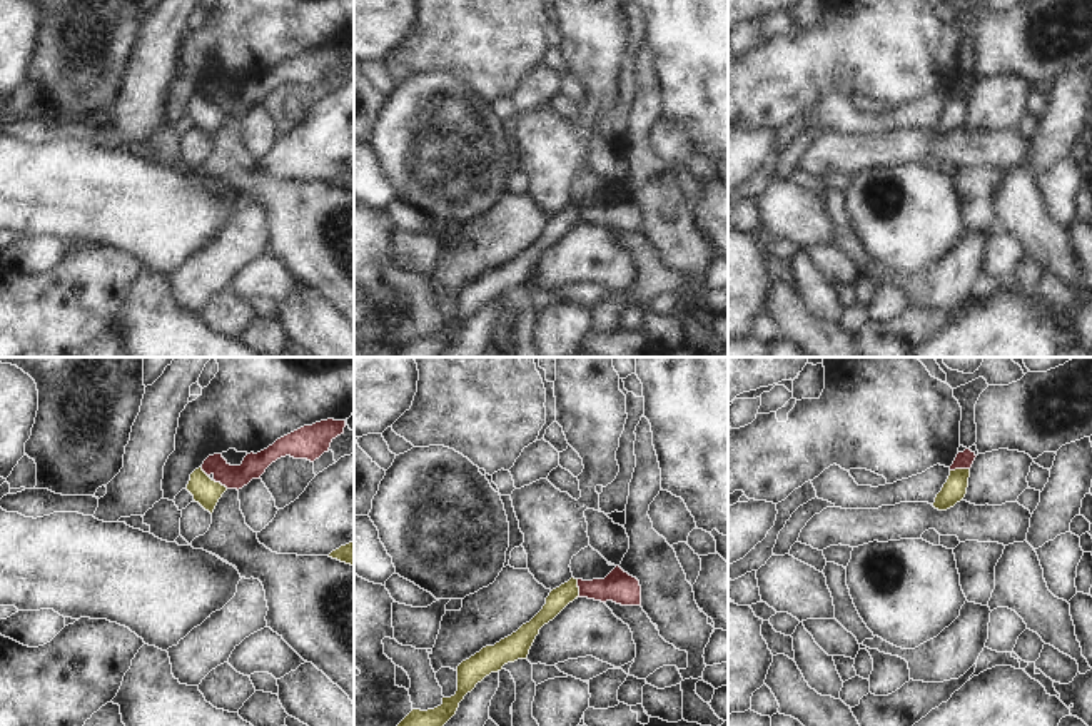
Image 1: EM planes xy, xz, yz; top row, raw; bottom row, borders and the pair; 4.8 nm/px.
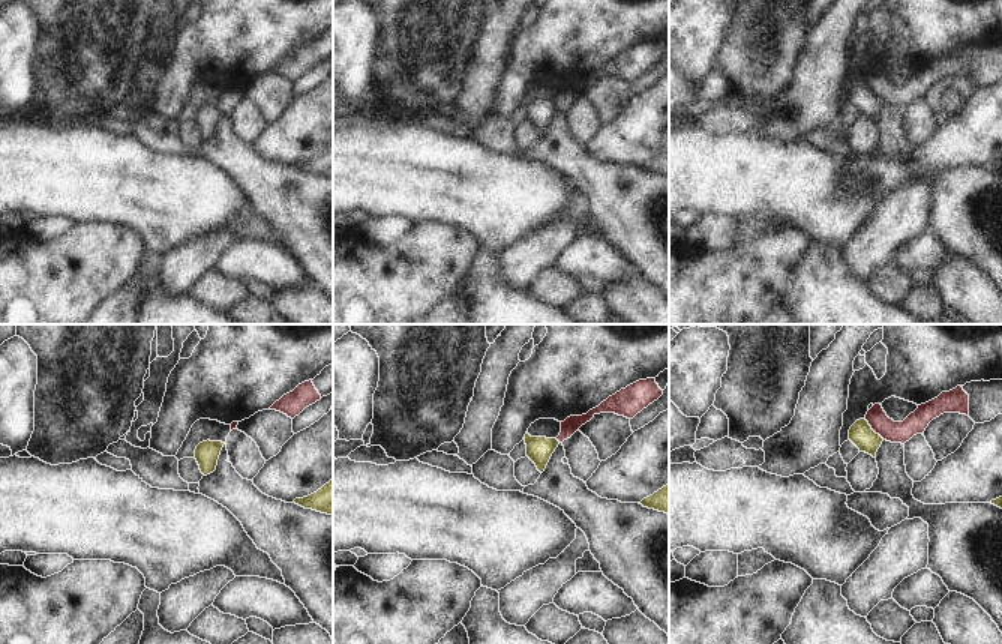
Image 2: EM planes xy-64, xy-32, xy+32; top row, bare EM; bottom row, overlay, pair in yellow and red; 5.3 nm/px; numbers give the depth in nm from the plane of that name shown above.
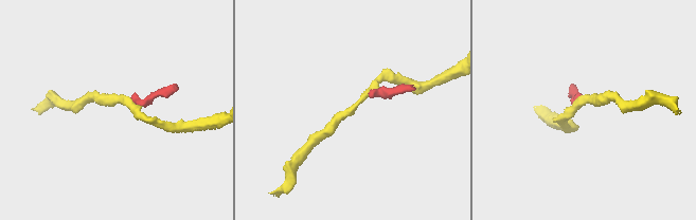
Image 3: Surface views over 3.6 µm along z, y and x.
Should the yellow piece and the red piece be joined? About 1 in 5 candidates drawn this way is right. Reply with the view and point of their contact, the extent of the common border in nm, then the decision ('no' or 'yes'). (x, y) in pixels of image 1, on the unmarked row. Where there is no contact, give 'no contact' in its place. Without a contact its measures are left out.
yz (959, 95) | 100 nm | no

